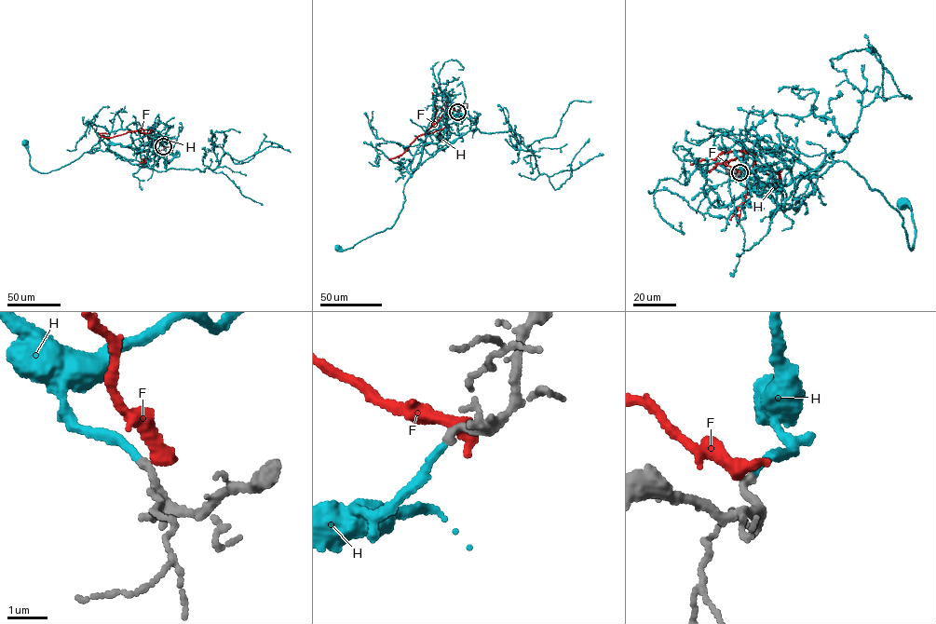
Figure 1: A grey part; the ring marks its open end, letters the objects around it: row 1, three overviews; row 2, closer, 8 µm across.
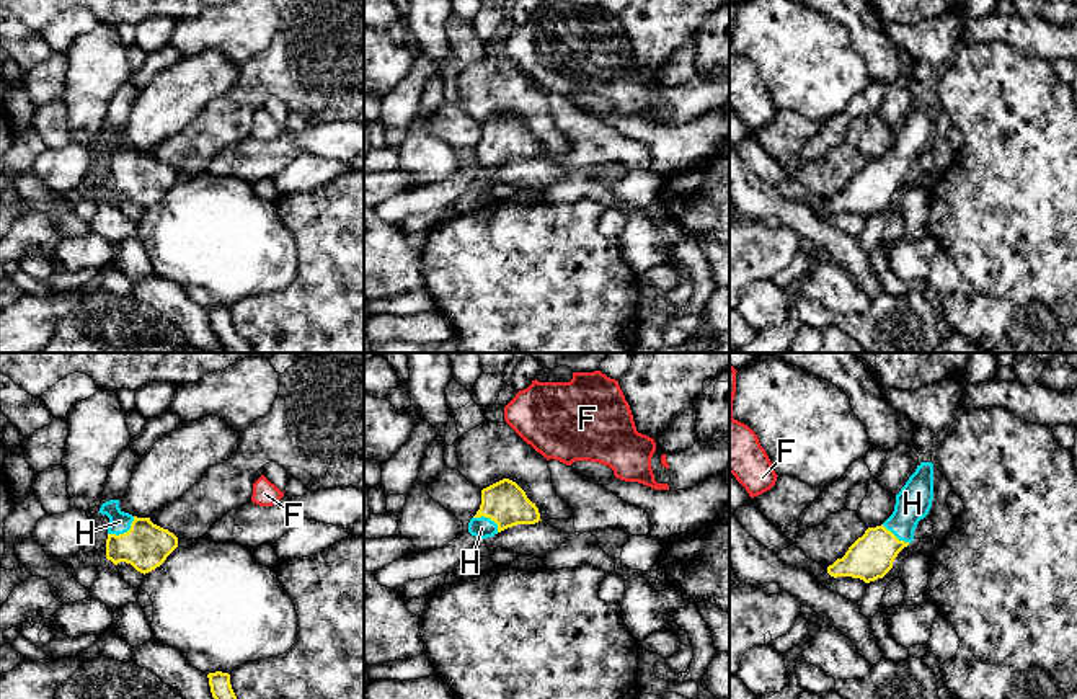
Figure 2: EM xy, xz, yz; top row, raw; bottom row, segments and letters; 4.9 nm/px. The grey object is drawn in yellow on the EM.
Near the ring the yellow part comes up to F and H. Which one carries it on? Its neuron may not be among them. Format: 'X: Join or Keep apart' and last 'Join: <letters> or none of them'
F: Keep apart
H: Join
Join: H

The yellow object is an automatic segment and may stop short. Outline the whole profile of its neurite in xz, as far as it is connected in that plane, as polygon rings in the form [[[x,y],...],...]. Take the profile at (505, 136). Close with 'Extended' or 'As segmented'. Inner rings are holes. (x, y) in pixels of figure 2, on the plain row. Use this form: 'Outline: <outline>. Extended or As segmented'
Outline: [[[503,113],[481,124],[481,139],[468,157],[468,167],[478,173],[517,160],[542,155],[538,142],[512,114]]]. Extended

